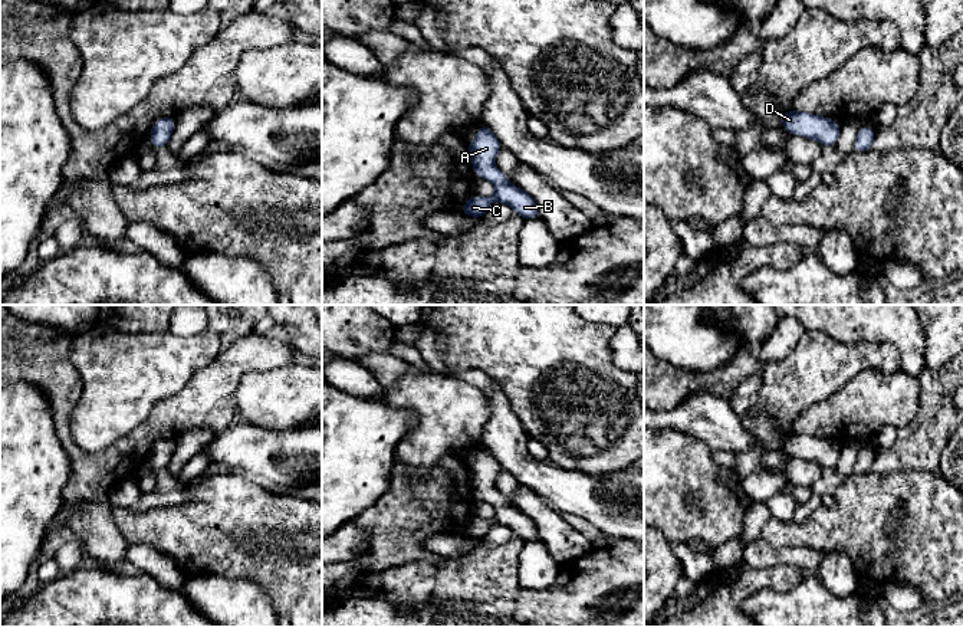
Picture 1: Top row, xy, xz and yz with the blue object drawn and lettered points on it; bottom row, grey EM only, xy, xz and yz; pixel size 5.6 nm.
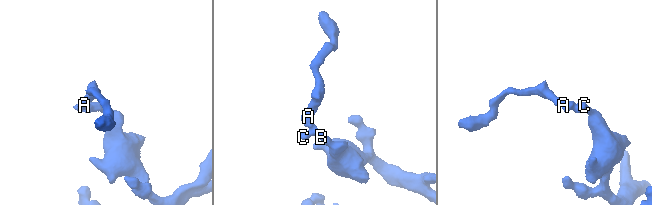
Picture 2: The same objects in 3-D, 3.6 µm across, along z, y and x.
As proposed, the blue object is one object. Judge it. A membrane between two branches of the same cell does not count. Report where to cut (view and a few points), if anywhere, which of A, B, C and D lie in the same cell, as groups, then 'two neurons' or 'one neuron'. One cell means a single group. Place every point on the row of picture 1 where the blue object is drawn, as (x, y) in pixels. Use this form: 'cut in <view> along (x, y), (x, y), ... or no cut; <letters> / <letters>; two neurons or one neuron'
no cut; A B C D; one neuron

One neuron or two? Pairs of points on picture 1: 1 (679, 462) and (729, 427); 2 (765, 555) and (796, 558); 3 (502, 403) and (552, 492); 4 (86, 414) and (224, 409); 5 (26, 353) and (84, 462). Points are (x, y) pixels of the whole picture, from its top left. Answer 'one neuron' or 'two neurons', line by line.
1: two neurons
2: one neuron
3: one neuron
4: two neurons
5: one neuron

